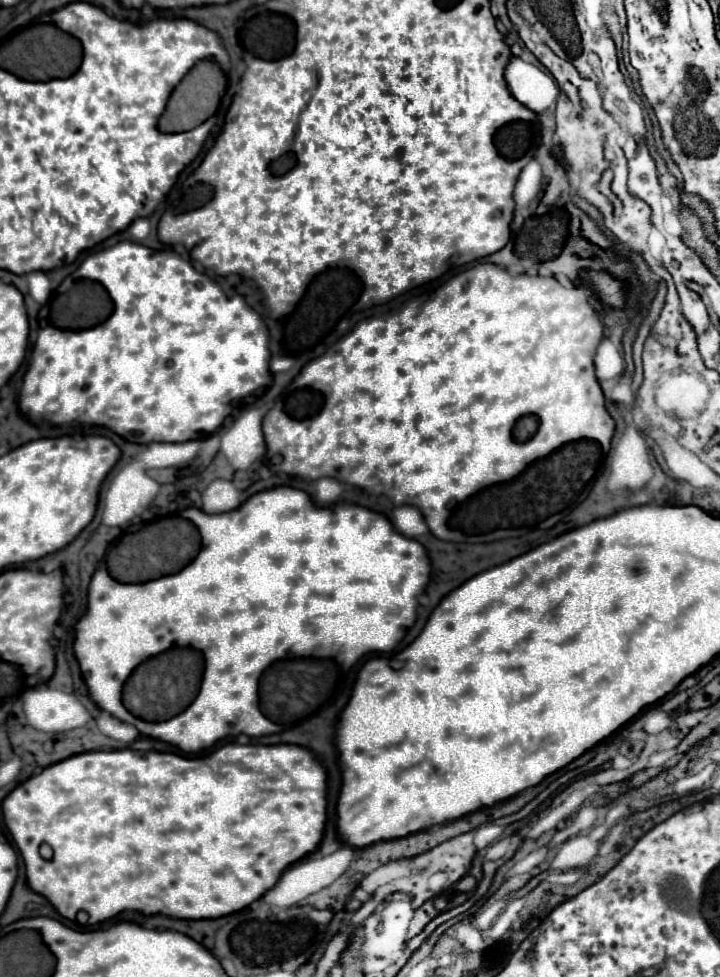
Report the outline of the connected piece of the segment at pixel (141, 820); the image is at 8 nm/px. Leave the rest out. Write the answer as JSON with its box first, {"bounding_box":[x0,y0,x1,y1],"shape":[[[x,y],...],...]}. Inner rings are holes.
{"bounding_box":[3,743,327,925],"shape":[[[227,743],[203,757],[183,757],[175,753],[135,751],[135,749],[89,751],[59,761],[43,769],[41,773],[33,775],[19,787],[15,787],[3,801],[3,817],[7,829],[13,835],[13,841],[17,843],[23,855],[27,881],[31,889],[47,897],[53,903],[53,907],[71,921],[75,921],[75,915],[79,911],[87,911],[89,923],[95,925],[127,909],[143,911],[145,915],[161,913],[177,919],[217,919],[249,907],[253,901],[259,899],[259,895],[265,895],[279,881],[279,875],[283,875],[283,871],[291,863],[303,859],[305,855],[311,855],[319,847],[327,821],[327,771],[321,765],[321,761],[313,755],[313,751],[301,745],[285,745],[285,743],[283,745]],[[239,827],[247,827],[247,835],[239,835]],[[41,843],[47,843],[53,849],[51,861],[45,861],[39,855]]]}

